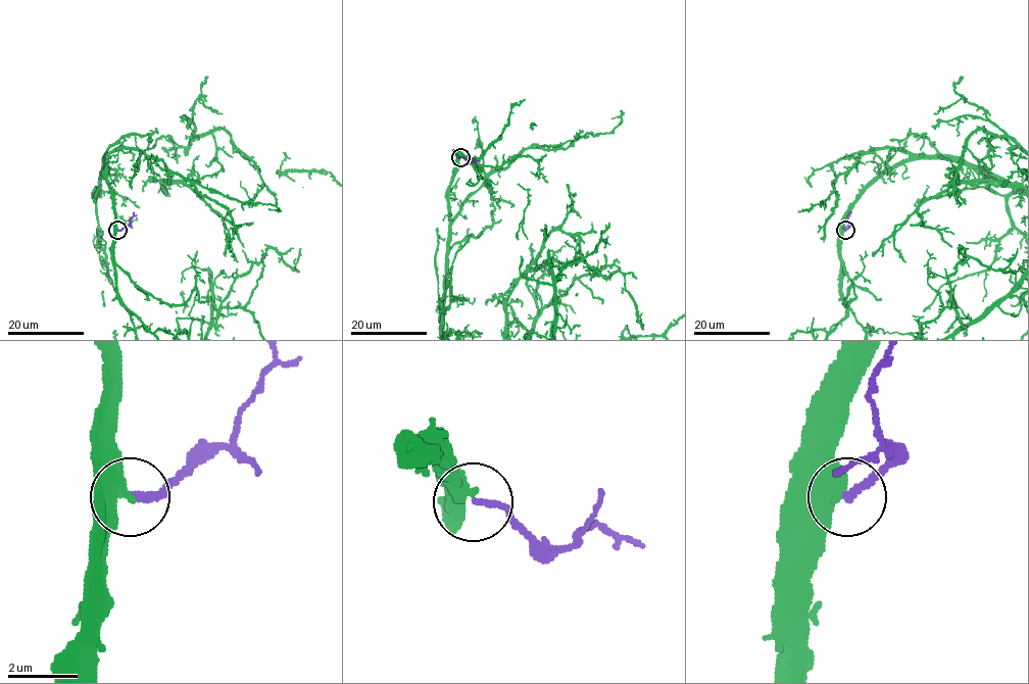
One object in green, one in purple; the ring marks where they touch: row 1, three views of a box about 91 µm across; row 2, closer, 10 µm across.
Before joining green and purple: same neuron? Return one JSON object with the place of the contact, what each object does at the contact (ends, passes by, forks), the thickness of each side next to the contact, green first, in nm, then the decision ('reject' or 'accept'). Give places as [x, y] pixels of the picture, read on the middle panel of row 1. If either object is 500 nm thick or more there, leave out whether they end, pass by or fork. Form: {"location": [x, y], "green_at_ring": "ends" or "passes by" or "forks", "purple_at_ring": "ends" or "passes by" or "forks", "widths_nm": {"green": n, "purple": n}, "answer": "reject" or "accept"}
{"location": [460, 157], "widths_nm": {"green": 550, "purple": 190}, "answer": "accept"}

